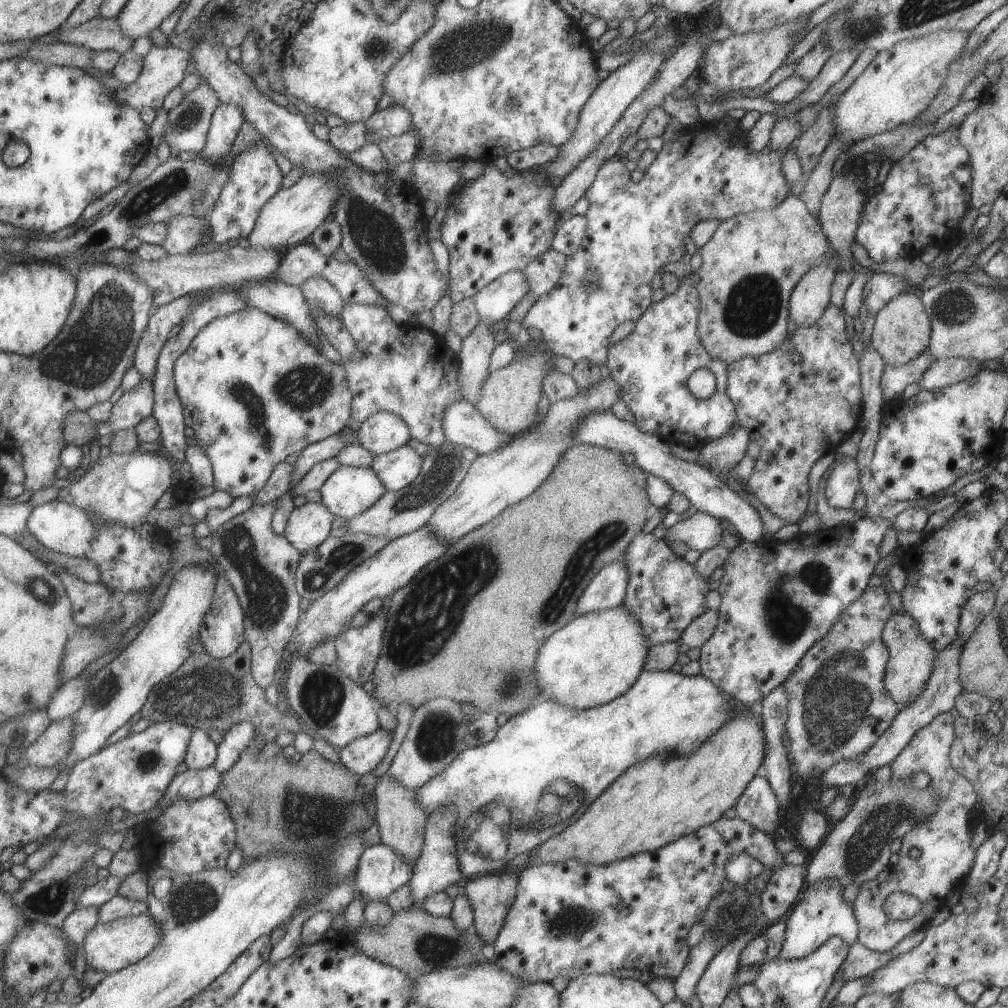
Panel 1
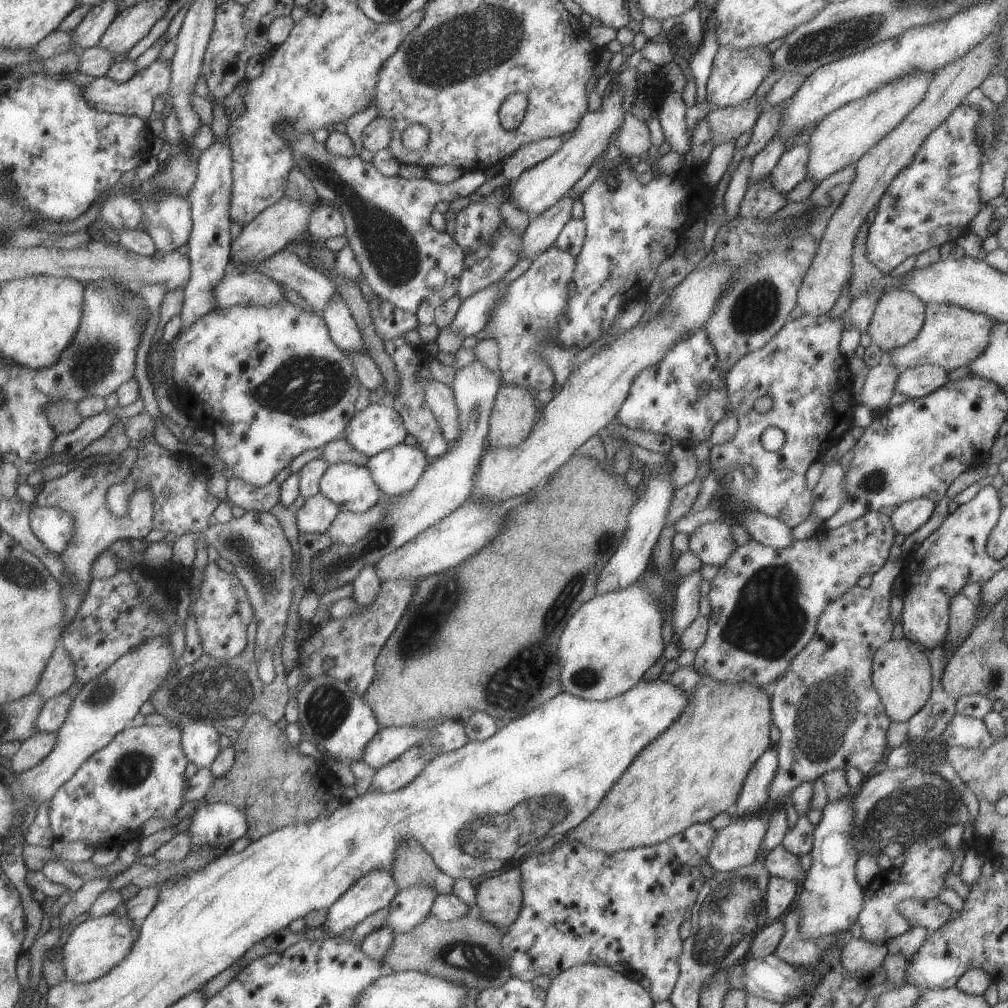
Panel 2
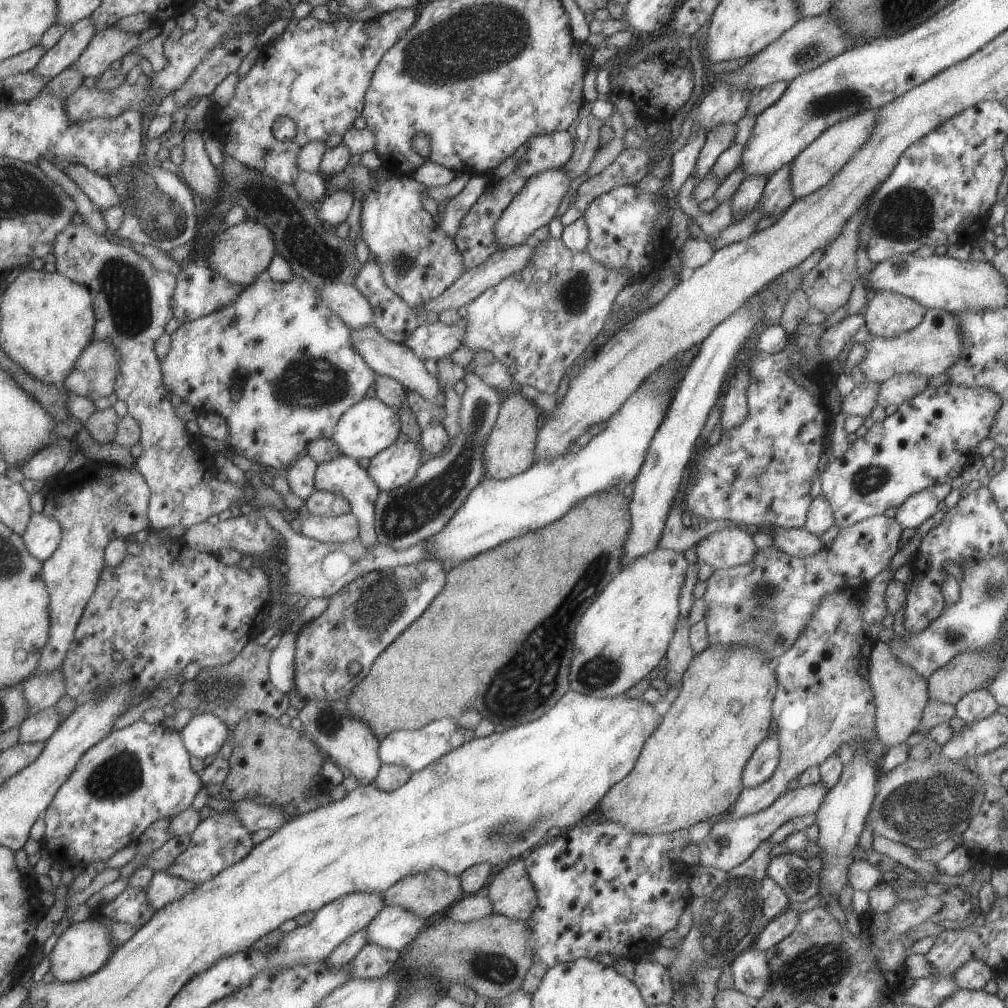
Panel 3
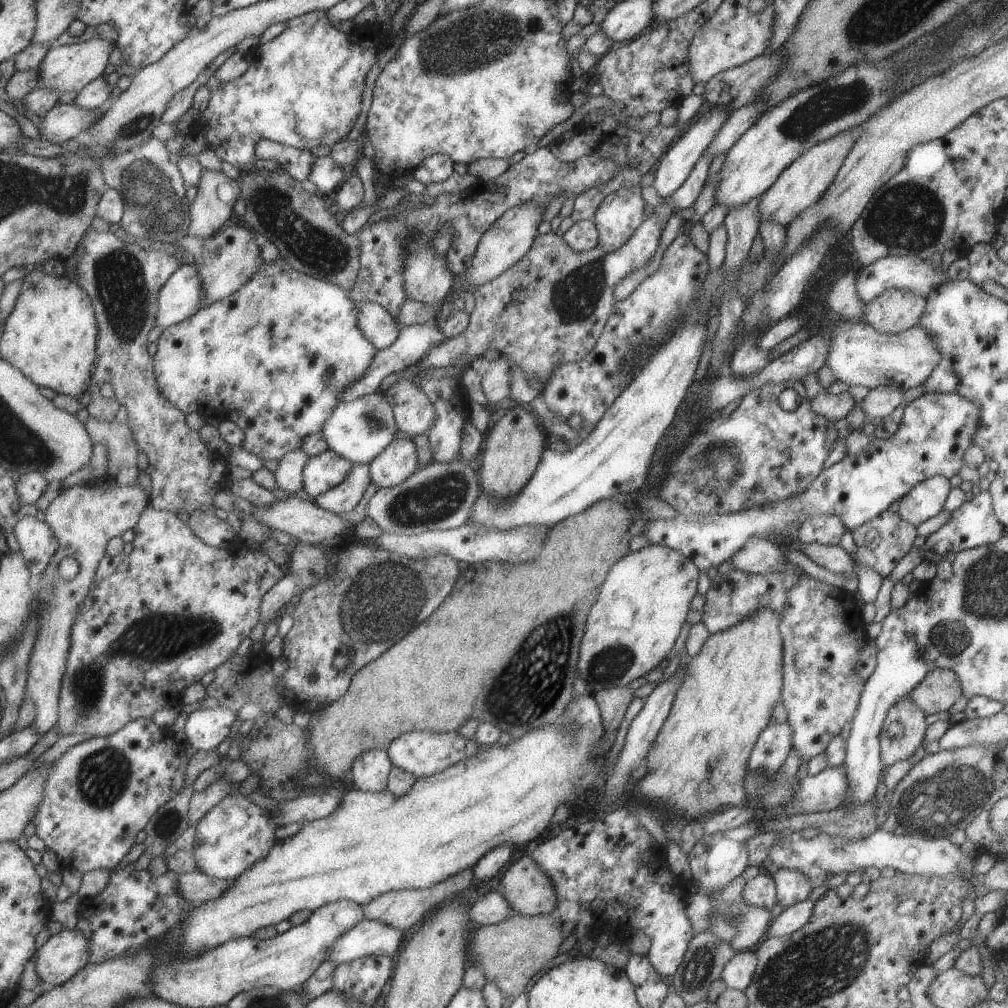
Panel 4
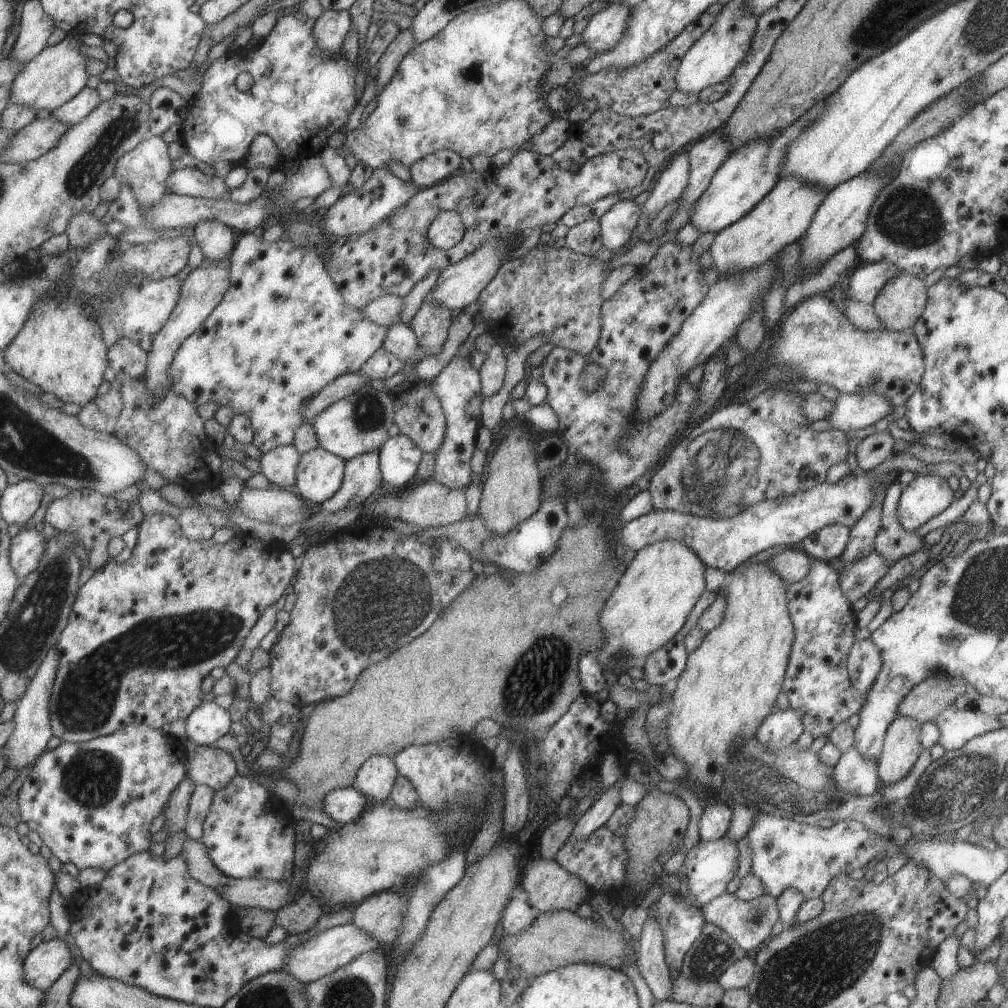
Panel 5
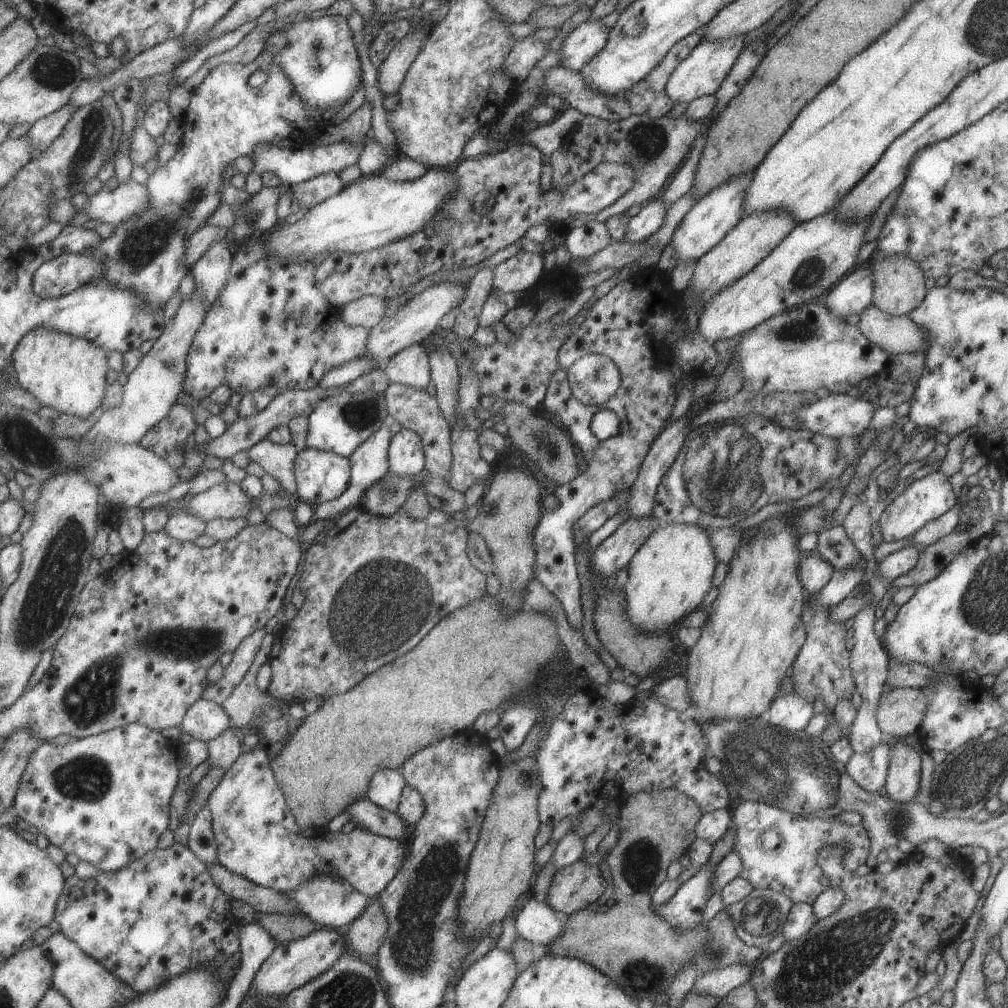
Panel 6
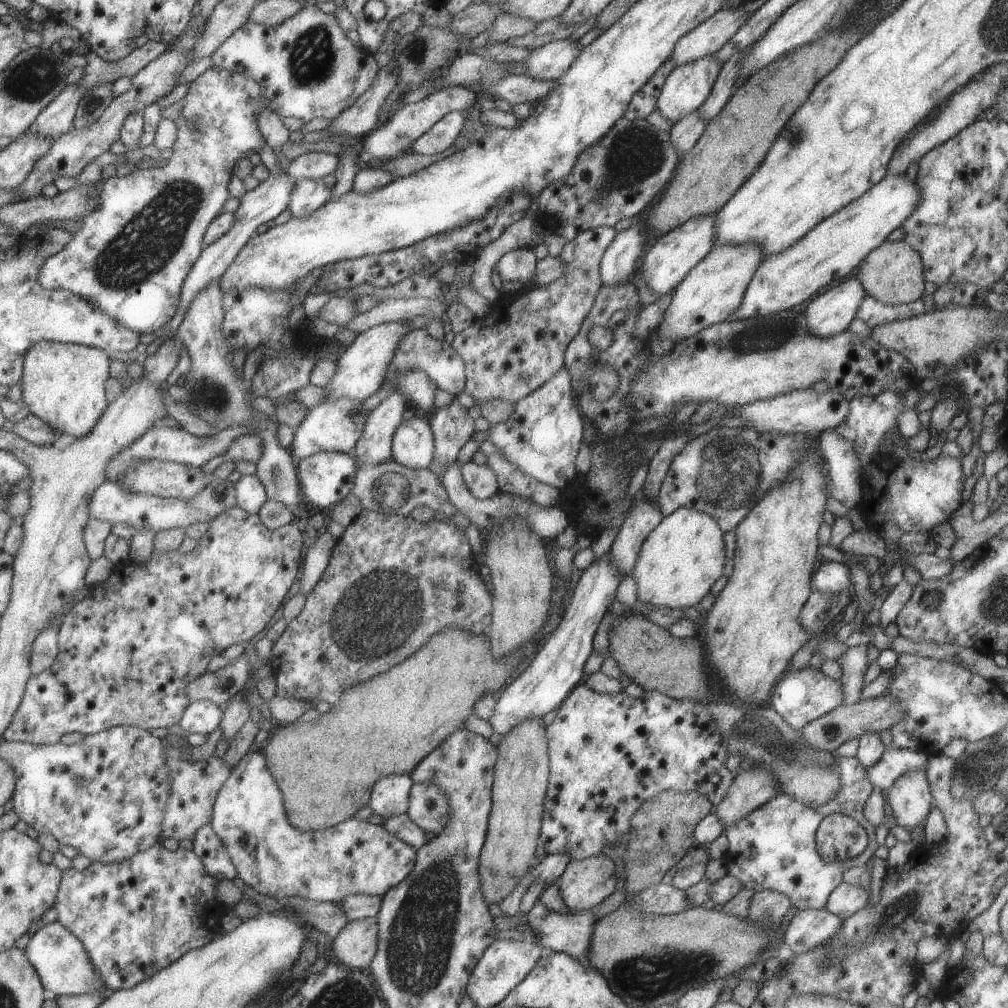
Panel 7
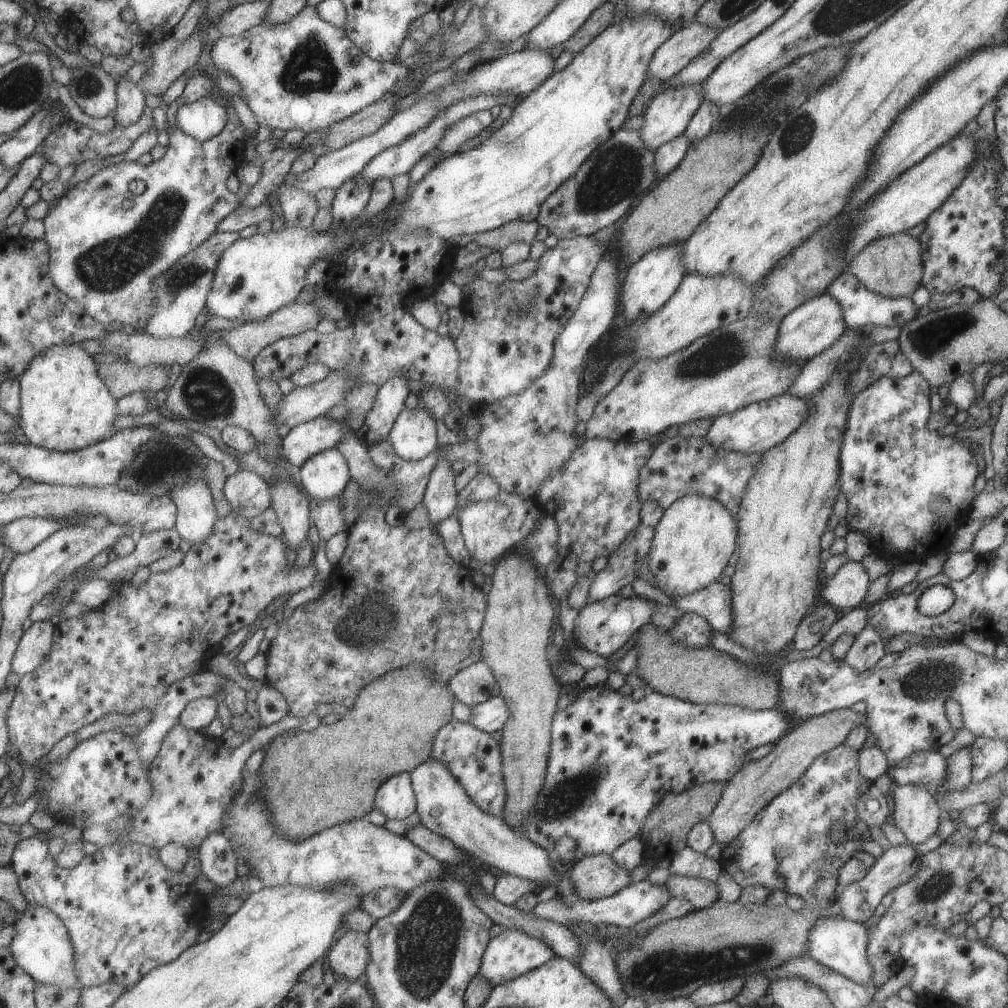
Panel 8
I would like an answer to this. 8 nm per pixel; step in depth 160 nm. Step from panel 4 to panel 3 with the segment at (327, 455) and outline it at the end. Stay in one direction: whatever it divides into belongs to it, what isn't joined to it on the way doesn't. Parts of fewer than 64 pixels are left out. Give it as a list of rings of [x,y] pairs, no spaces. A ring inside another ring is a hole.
[[[345,455],[337,456],[333,460],[319,462],[316,464],[315,475],[313,476],[313,486],[315,491],[323,491],[335,496],[341,496],[349,502],[350,514],[355,516],[358,524],[358,538],[361,544],[371,548],[375,542],[376,535],[374,530],[374,505],[379,490],[373,480],[367,476],[365,469],[359,466],[358,462]]]

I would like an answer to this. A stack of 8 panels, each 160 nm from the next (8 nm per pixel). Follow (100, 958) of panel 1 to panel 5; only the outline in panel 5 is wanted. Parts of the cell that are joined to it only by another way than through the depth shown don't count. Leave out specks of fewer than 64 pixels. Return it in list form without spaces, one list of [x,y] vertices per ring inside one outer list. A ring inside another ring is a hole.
[[[59,938],[42,941],[25,956],[25,982],[37,990],[47,991],[71,963],[70,951]]]

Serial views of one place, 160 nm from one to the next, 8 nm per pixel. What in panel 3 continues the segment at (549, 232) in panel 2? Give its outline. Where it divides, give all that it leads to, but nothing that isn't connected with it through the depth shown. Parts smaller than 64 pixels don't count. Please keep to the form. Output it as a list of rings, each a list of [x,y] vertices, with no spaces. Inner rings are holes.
[[[529,239],[525,241],[525,244],[519,244],[519,246],[511,246],[511,248],[503,248],[503,250],[497,250],[494,254],[491,254],[485,262],[475,268],[465,269],[464,272],[449,286],[442,294],[439,294],[437,298],[425,302],[423,306],[417,308],[418,312],[421,310],[427,310],[427,312],[433,312],[433,314],[439,314],[443,310],[454,309],[458,310],[463,305],[471,303],[483,290],[490,288],[501,282],[503,278],[507,278],[509,274],[516,274],[529,262],[529,258],[533,256],[533,244],[534,240]]]

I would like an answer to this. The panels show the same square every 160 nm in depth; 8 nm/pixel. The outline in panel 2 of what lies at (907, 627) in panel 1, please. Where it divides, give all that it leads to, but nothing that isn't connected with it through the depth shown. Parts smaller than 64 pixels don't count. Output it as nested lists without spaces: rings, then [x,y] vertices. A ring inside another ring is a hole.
[[[904,637],[897,638],[897,640],[890,639],[889,642],[875,650],[871,662],[870,678],[871,686],[877,692],[883,712],[891,724],[909,720],[913,714],[921,710],[931,694],[929,662],[925,654],[919,650],[919,646]]]

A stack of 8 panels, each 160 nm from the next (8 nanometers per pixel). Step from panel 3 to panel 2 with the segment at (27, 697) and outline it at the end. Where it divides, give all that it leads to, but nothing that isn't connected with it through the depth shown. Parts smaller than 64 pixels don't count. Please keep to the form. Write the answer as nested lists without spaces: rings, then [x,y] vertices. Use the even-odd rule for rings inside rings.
[[[57,642],[56,648],[40,676],[37,692],[47,700],[55,695],[65,693],[75,681],[74,662],[63,645]]]

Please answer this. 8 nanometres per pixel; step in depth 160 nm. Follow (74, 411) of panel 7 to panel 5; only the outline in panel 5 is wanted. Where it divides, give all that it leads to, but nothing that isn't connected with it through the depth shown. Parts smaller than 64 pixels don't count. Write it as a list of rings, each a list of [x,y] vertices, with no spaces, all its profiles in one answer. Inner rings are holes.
[[[39,298],[25,320],[24,327],[17,332],[16,338],[2,352],[6,368],[13,370],[24,380],[37,385],[43,392],[59,398],[62,404],[73,403],[80,408],[97,396],[97,389],[103,380],[108,366],[107,349],[102,340],[100,327],[90,315],[89,310],[81,306],[77,298]]]

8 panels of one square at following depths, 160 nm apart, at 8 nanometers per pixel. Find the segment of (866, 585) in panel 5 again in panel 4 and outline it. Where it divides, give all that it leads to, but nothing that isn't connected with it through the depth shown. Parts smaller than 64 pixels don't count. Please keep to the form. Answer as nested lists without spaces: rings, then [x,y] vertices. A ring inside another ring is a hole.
[[[801,544],[801,552],[818,566],[835,574],[853,574],[855,562],[853,558],[841,549],[841,546],[823,546],[813,544]]]

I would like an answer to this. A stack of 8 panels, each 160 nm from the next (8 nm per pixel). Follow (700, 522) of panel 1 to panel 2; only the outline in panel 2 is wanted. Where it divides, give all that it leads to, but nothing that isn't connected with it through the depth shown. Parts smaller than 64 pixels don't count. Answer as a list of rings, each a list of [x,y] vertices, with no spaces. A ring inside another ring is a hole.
[[[728,520],[723,524],[719,522],[707,522],[697,526],[688,537],[688,550],[691,551],[702,564],[725,564],[728,556],[735,548],[730,535]]]

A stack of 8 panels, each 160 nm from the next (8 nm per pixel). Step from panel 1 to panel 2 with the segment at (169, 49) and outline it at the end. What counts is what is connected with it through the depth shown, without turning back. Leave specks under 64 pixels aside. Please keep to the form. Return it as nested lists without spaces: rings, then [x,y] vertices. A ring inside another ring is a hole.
[[[153,60],[149,66],[136,72],[126,82],[117,83],[109,80],[107,76],[98,77],[83,86],[81,92],[83,92],[83,100],[87,104],[91,104],[99,112],[134,115],[143,121],[148,121],[153,115],[152,104],[155,102],[155,98],[161,96],[161,94],[163,96],[166,95],[169,82],[170,62],[166,60]]]

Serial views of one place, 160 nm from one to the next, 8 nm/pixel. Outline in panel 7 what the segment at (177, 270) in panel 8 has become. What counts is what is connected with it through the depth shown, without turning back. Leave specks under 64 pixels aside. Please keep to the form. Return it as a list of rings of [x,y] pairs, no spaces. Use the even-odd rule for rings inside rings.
[[[283,172],[277,178],[268,176],[263,182],[259,183],[253,190],[245,191],[239,198],[239,204],[235,211],[235,219],[231,228],[223,236],[220,236],[215,242],[208,244],[201,249],[197,260],[193,263],[191,270],[187,273],[185,280],[180,286],[180,297],[177,308],[185,310],[189,306],[190,300],[201,290],[210,280],[219,278],[225,269],[233,262],[235,256],[245,243],[255,228],[259,224],[265,224],[275,218],[282,210],[288,206],[290,192],[294,185],[294,178]]]

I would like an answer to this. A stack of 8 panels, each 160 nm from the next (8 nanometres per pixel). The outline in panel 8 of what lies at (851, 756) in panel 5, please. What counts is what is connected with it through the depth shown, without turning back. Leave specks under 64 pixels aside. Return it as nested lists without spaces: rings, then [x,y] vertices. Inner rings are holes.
[[[938,750],[912,752],[892,767],[888,764],[885,772],[898,785],[918,784],[932,794],[945,778],[945,773],[945,758]]]

